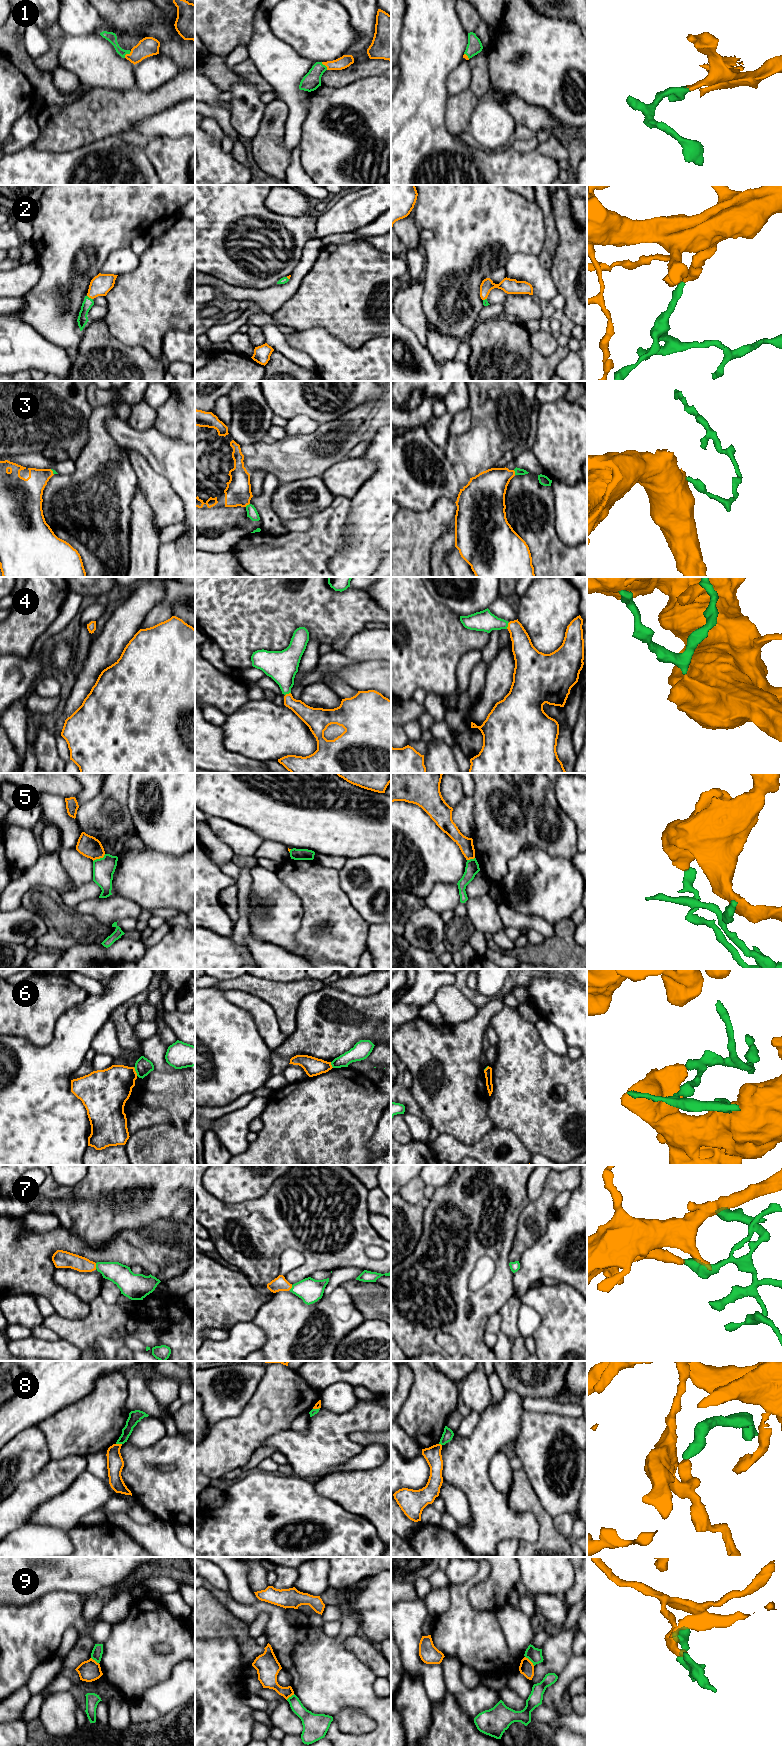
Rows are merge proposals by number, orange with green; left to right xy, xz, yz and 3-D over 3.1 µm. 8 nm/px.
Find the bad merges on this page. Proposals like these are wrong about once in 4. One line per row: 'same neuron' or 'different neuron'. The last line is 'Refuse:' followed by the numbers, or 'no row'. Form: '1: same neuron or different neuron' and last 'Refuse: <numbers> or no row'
1: same neuron
2: same neuron
3: same neuron
4: same neuron
5: different neuron
6: different neuron
7: same neuron
8: different neuron
9: different neuron
Refuse: 5, 6, 8, 9

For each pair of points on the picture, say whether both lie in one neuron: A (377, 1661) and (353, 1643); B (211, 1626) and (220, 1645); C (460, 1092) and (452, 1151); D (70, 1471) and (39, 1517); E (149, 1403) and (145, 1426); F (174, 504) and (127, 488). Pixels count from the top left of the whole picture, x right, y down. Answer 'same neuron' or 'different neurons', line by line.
A: same neuron
B: different neurons
C: different neurons
D: different neurons
E: different neurons
F: different neurons

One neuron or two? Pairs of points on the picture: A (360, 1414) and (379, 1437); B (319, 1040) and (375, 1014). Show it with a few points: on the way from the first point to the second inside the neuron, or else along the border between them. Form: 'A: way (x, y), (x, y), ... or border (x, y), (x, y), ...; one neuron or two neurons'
A: border (380, 1431), (351, 1432); two neurons
B: way (333, 1028), (361, 1027); one neuron

